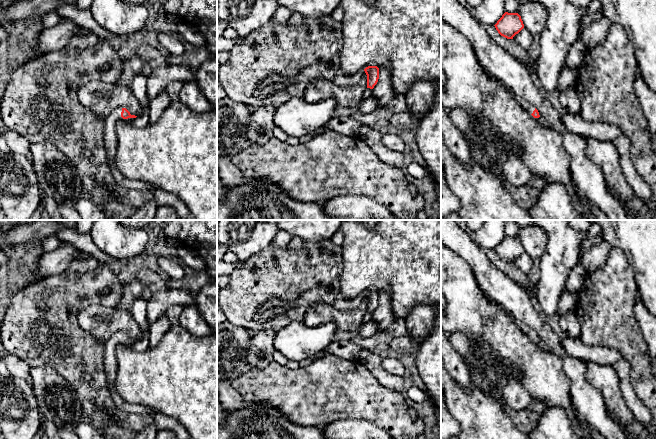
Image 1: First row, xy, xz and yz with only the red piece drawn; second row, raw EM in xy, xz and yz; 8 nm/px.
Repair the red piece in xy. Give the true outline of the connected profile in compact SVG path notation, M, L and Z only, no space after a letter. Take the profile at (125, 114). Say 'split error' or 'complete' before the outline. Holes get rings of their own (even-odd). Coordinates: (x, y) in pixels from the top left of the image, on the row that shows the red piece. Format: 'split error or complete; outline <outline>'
split error; outline M116 108L104 119L104 147L108 160L115 163L117 150L116 123L121 119L136 118L126 108Z

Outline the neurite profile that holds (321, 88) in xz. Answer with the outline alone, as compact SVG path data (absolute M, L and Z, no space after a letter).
M363 70L355 85L340 86L332 79L317 78L307 84L304 99L316 102L326 98L334 98L337 107L353 107L360 105L367 89L367 75Z

